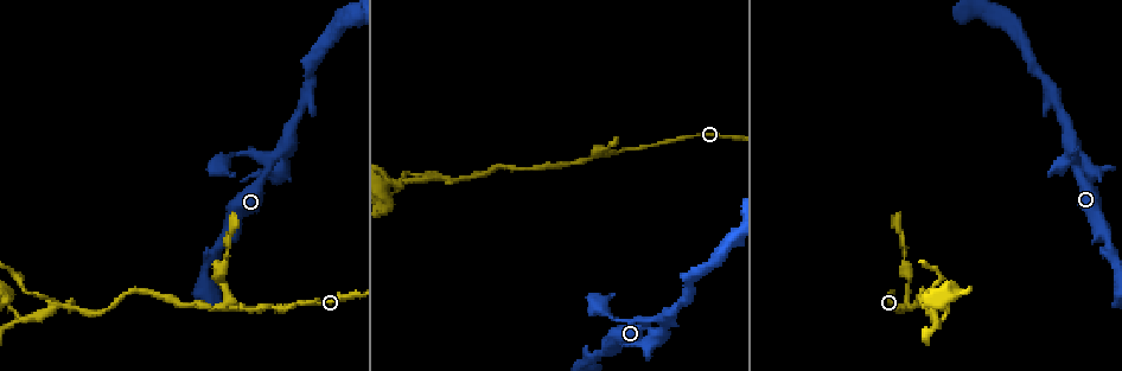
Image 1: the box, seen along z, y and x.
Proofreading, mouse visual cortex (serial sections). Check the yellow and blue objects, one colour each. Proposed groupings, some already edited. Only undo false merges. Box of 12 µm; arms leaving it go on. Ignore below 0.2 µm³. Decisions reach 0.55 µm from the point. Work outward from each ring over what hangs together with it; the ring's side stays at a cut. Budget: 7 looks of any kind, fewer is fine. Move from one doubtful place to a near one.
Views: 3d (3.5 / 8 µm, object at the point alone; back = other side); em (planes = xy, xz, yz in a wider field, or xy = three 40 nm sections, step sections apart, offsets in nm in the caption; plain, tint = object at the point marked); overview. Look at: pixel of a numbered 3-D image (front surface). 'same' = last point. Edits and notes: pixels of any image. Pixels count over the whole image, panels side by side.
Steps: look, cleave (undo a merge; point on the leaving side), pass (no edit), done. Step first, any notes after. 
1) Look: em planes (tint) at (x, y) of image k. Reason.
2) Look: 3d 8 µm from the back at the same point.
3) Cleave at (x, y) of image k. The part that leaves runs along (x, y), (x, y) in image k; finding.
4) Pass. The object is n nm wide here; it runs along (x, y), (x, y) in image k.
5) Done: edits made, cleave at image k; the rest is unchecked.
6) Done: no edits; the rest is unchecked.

Look: 3d 3.5 µm at (268, 174) of image 1. A fork.

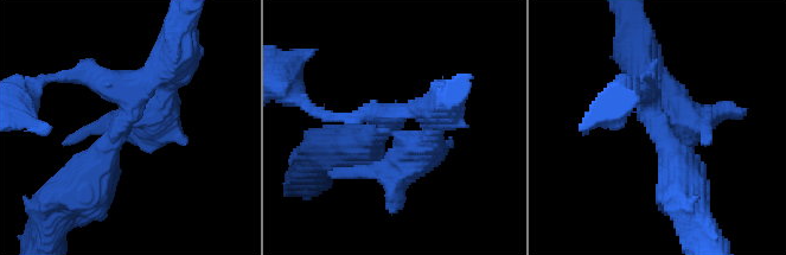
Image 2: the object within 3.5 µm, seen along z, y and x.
Pass. It runs along (87, 189), (170, 83) in image 2; one cell here.

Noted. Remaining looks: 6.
Look: 3d 8 µm at (1057, 111) of image 1. Calibre changes.

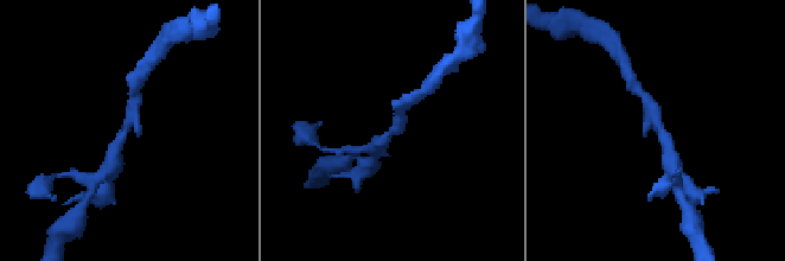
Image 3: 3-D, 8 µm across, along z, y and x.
Look: 3d 3.5 µm at (391, 136) of image 3. Zoom in.

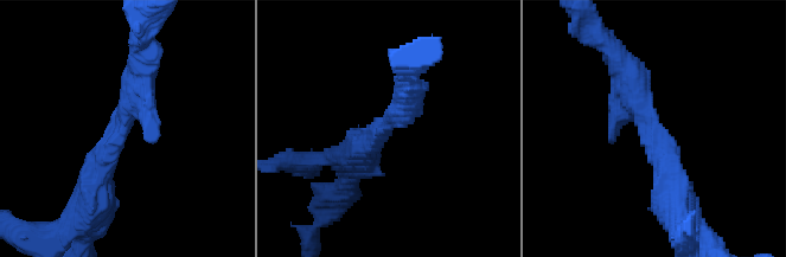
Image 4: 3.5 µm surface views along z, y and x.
Look: em xy step 1 (tint) at (649, 123) of image 4. Shape alone is not enough.

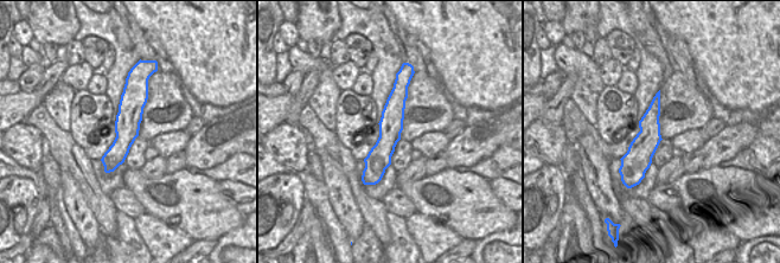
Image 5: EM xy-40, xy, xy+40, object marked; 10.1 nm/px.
Pass. It runs along (397, 82), (390, 134), (371, 180) in image 5; one cell here.

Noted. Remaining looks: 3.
Look: 3d 3.5 µm at (432, 177) of image 1. Side arm on a straight run.

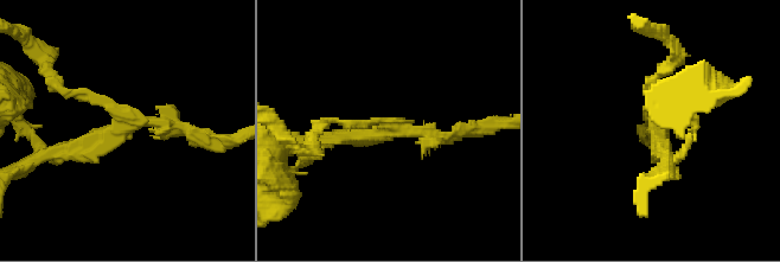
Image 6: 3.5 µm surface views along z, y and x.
Look: em xy step 2 (tint) at (126, 129) of image 6. 3 arms meet here; the arms are 150, 150, 200 nm wide.

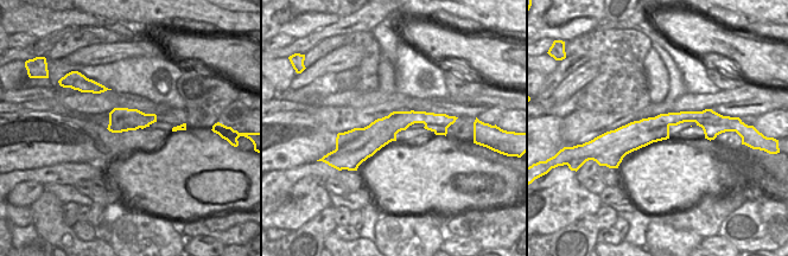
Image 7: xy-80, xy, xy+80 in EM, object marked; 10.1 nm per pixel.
Look: em xy step 3 (tint) at the same point.

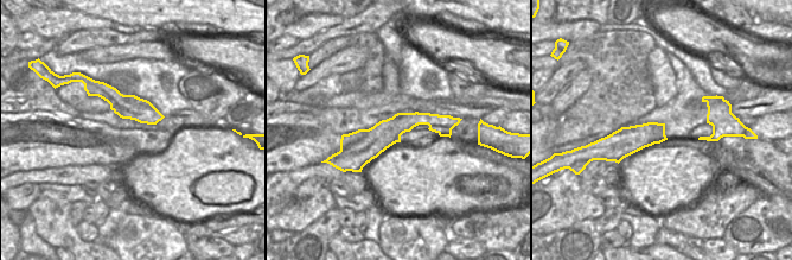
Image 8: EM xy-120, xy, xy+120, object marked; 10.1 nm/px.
Pass. It runs along (449, 121), (408, 120), (375, 140), (349, 140) in image 8; all the same cell.

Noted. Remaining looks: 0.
Done: no edits; the rest is unchecked.

